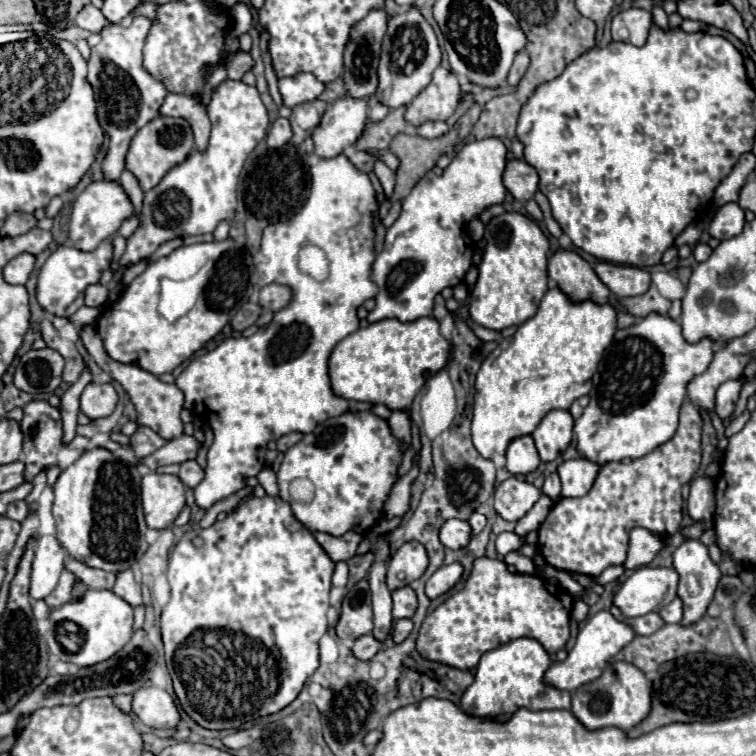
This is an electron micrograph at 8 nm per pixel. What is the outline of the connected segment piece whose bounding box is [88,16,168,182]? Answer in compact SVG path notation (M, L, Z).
M136 16L128 28L120 24L108 24L102 32L102 40L92 48L92 56L88 60L88 82L94 88L98 122L104 134L110 138L108 154L102 162L102 174L108 182L120 180L130 140L142 126L158 116L158 110L168 96L166 84L160 78L152 76L142 64L142 48L146 44L146 36L150 34L152 24L154 22L146 16Z

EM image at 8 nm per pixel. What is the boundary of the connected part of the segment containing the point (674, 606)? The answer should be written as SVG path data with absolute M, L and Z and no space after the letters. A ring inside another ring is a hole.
M676 596L670 604L666 604L662 610L660 610L660 616L666 624L676 624L682 620L682 600L680 596Z

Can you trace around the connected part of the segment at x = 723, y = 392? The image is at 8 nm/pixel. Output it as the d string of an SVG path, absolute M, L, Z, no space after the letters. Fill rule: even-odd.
M738 378L738 380L728 380L724 382L718 390L716 390L716 414L720 420L728 422L730 416L734 414L734 408L736 408L736 400L738 400L738 394L740 394L740 388L742 384L746 382L746 378Z

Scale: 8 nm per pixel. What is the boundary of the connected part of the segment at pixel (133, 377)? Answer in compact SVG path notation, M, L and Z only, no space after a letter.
M84 326L82 330L82 342L86 346L86 350L90 352L92 360L112 376L112 380L120 382L122 388L126 390L126 394L130 396L134 408L136 408L136 422L140 426L148 426L152 430L156 430L160 436L164 436L166 440L172 440L172 438L178 438L182 436L182 420L180 420L180 412L182 412L182 404L184 404L184 394L180 392L180 388L176 384L166 384L162 382L160 378L156 378L154 374L138 368L138 366L132 366L132 364L120 364L116 360L112 360L106 352L104 352L104 346L102 346L102 340L96 332L94 326Z

